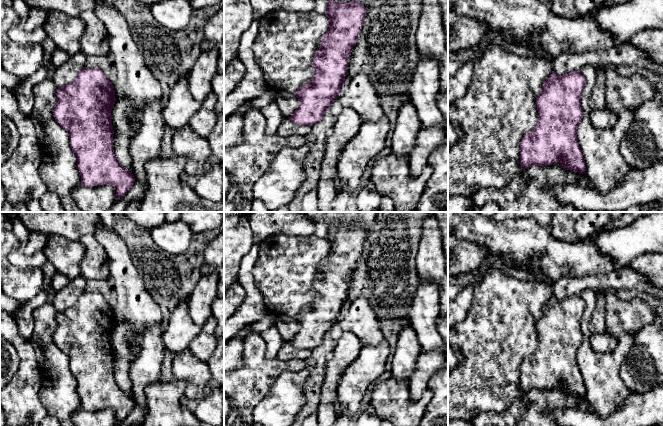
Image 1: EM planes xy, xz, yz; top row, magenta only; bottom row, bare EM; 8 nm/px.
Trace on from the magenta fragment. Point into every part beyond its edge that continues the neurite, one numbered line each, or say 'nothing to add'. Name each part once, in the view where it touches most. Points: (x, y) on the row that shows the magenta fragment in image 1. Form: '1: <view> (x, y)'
nothing to add

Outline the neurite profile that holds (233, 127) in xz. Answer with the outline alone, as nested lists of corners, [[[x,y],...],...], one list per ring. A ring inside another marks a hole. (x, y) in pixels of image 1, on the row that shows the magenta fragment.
[[[238,109],[224,121],[224,149],[231,149],[243,141],[244,113]]]

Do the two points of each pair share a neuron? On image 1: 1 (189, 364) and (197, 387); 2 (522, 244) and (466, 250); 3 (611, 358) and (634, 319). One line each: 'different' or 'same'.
1: same
2: different
3: same

